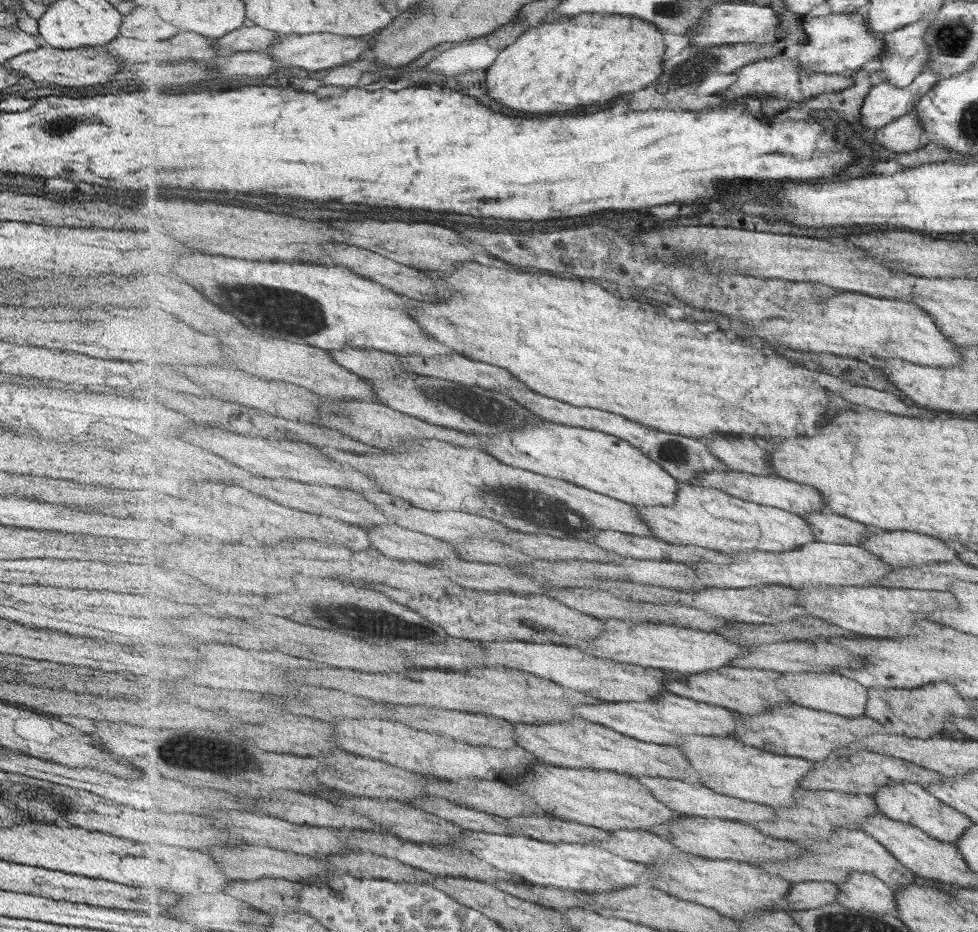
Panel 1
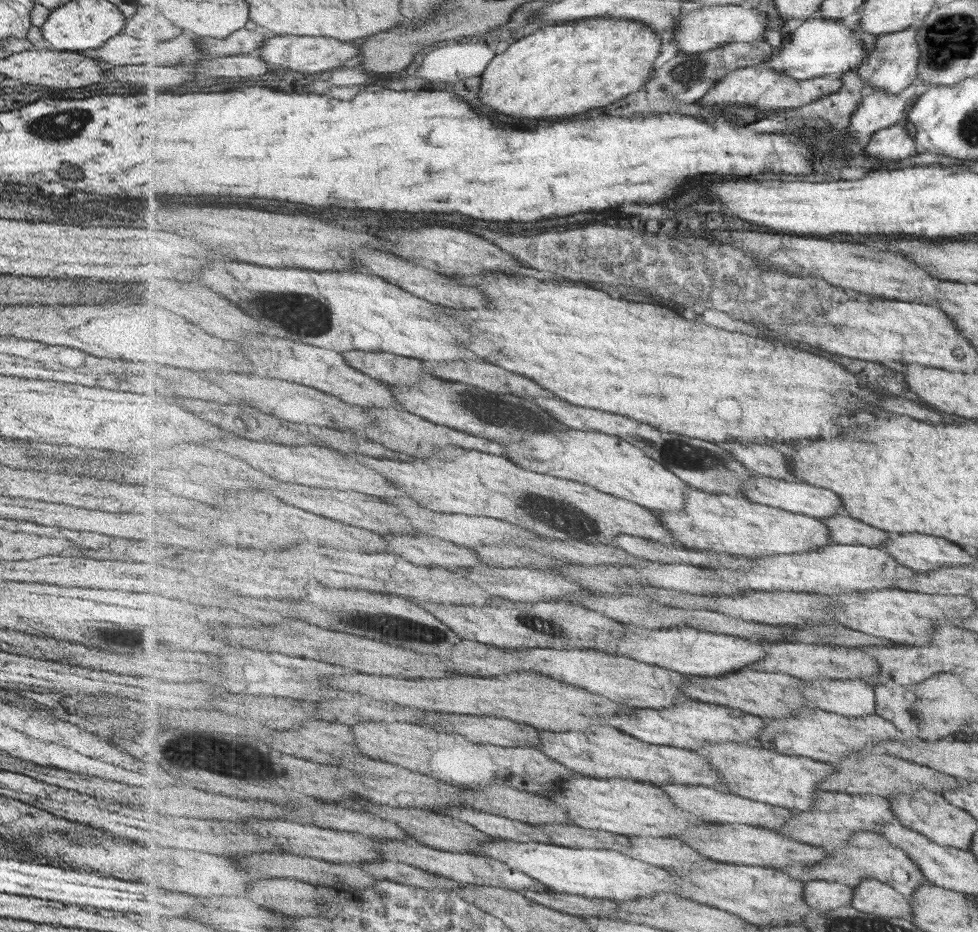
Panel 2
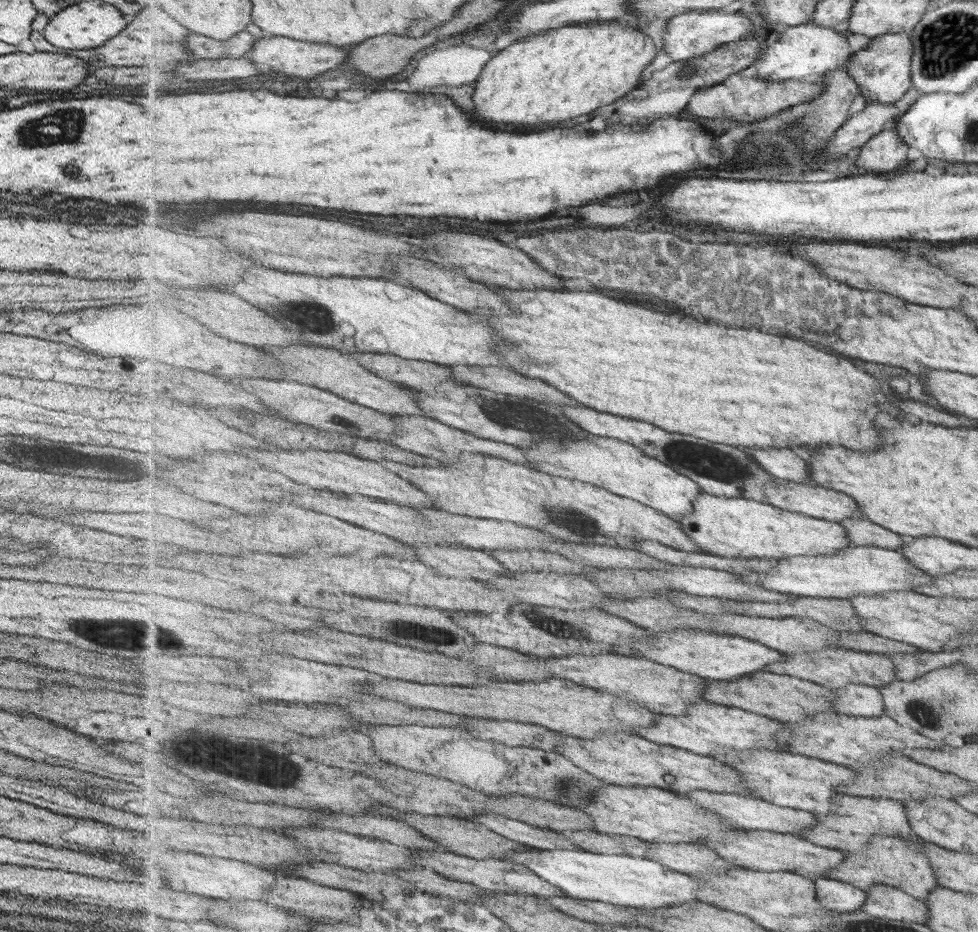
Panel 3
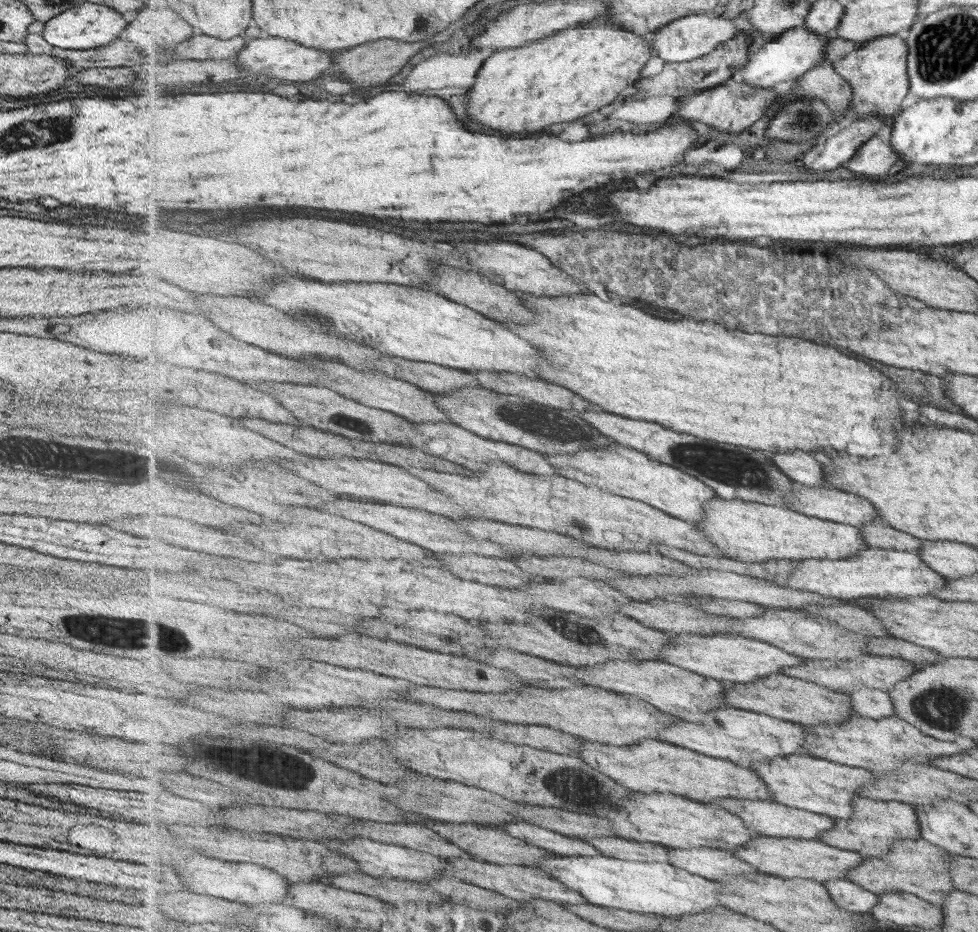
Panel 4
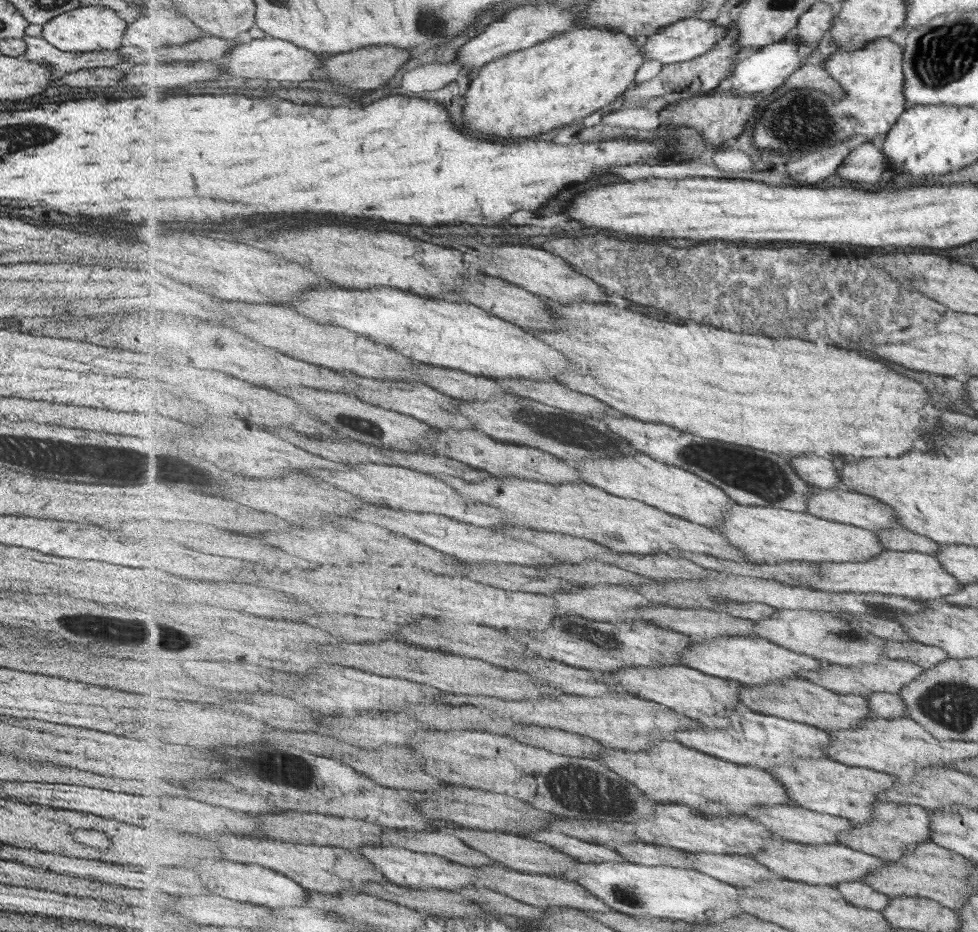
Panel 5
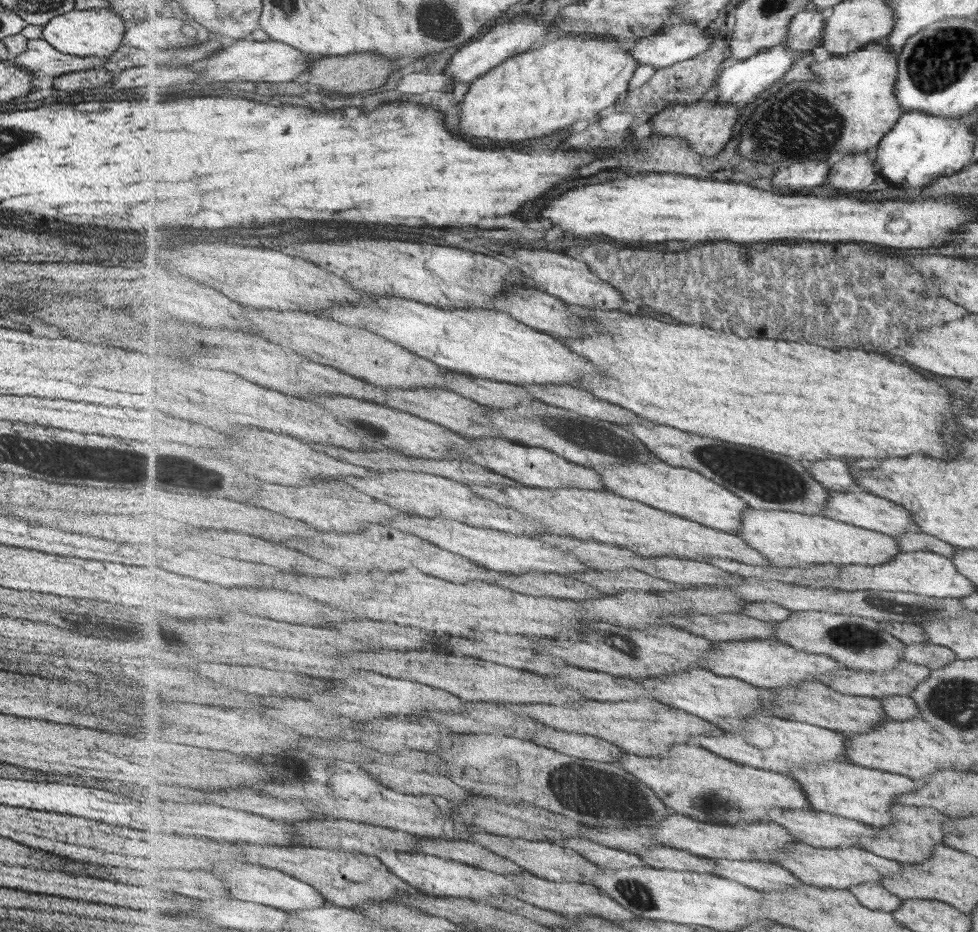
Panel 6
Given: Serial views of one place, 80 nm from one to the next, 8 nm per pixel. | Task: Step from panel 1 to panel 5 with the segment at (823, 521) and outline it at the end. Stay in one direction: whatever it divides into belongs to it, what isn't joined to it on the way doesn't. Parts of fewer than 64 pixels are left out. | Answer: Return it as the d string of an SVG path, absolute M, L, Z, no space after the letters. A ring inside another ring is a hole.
M901 526L887 531L876 532L886 550L896 552L923 552L935 555L941 551L941 544L931 540L915 531Z

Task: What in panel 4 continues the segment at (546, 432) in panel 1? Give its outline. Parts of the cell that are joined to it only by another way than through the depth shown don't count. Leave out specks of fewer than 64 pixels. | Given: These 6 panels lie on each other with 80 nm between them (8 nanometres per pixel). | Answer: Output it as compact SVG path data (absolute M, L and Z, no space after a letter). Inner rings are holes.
M614 441L613 445L601 449L581 449L571 454L545 453L545 456L558 468L561 476L588 485L596 485L613 495L622 495L646 502L674 518L689 523L701 523L705 519L705 505L717 499L715 490L683 470L652 459L645 451L625 446Z

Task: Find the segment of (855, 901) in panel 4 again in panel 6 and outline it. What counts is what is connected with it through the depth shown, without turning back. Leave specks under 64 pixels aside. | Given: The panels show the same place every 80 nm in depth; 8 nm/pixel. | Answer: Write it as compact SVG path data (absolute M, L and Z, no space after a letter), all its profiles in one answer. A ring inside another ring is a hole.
M878 883L860 884L859 886L852 886L849 890L863 906L876 911L893 913L899 910L905 901L893 891L887 890L887 887Z

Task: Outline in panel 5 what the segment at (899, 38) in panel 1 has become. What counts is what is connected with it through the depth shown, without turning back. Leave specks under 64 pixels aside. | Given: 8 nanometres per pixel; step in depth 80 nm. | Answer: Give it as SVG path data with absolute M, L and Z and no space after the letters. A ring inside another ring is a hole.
M884 37L868 43L863 49L855 52L836 50L826 61L823 62L823 67L843 87L844 97L838 101L826 92L808 90L808 88L796 88L786 92L781 95L781 98L771 102L763 110L761 118L757 120L755 124L755 146L757 148L761 150L771 148L777 152L795 152L795 150L803 150L805 146L837 145L839 140L845 141L845 139L859 138L859 136L863 138L863 142L869 143L879 138L881 134L887 135L893 125L897 124L899 117L908 107L905 95L904 48Z

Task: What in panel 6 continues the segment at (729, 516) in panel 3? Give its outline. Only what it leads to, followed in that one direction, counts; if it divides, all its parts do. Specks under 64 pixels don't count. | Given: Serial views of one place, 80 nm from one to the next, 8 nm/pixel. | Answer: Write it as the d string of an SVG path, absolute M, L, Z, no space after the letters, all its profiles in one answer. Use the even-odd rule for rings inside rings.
M747 508L743 513L743 527L737 534L743 542L751 548L759 550L768 561L773 563L773 568L784 570L791 566L815 566L815 565L867 565L879 566L893 561L901 553L899 542L895 537L883 534L879 531L863 529L859 526L851 526L839 520L833 520L825 516L807 515L786 511L758 510Z

